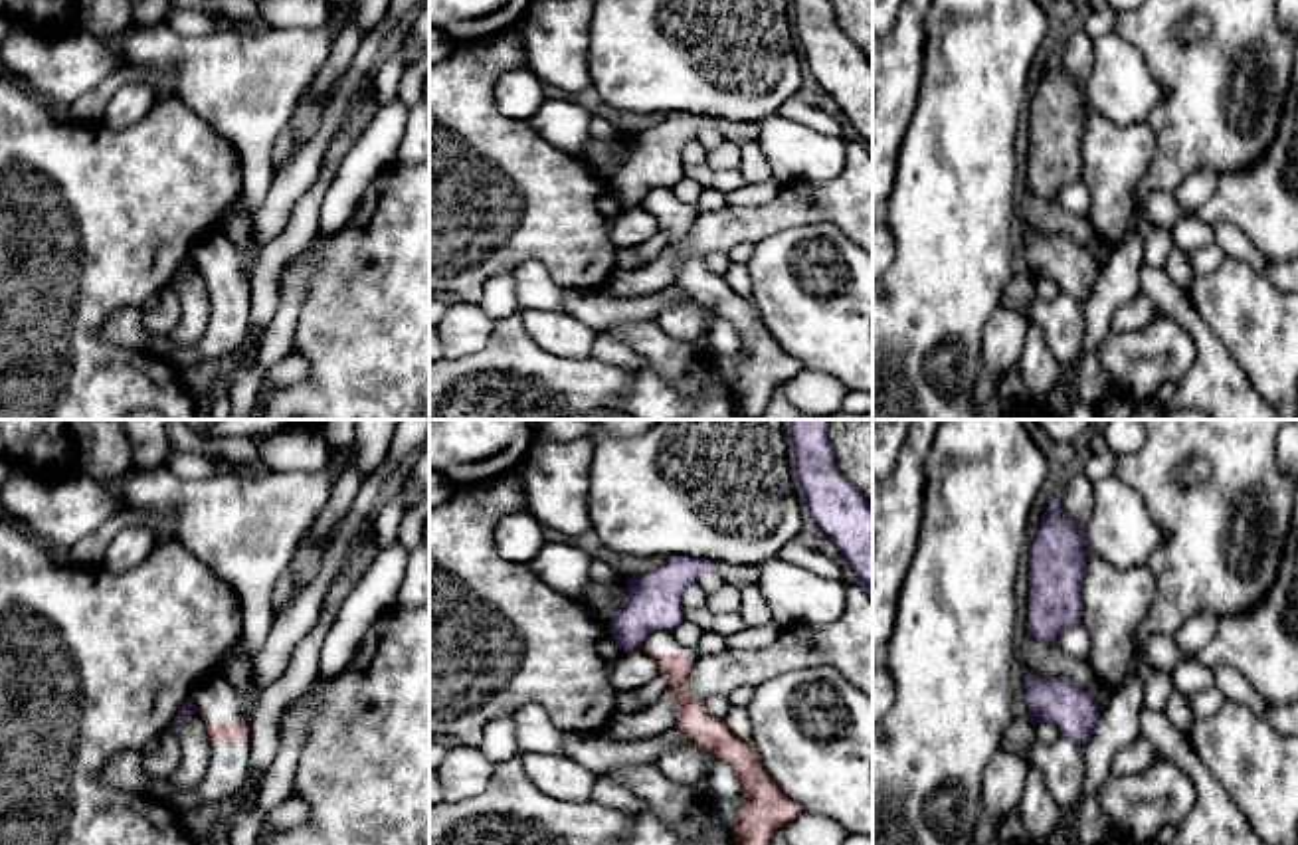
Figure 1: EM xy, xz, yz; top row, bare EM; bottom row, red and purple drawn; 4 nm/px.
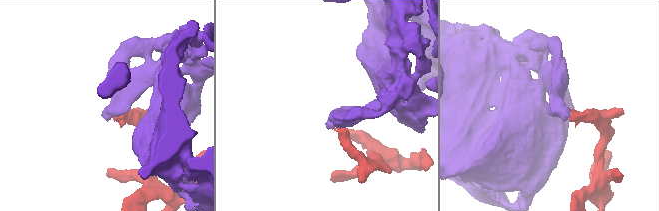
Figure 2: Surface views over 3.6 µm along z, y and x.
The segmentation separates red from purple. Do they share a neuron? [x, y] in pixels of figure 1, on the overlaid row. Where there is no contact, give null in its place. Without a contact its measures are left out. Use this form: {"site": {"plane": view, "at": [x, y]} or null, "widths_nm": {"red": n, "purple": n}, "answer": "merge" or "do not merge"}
{"site": {"plane": "xy", "at": [196, 709]}, "widths_nm": {"red": 20, "purple": 60}, "answer": "do not merge"}

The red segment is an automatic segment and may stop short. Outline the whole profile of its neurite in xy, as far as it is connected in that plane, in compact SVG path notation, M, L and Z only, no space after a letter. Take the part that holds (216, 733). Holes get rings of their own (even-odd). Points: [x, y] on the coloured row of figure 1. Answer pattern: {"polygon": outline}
{"polygon": "M210 671L194 685L190 699L210 742L210 764L202 782L188 792L176 792L166 778L144 776L144 792L180 817L192 807L230 798L249 772L251 712L239 693L222 675Z"}

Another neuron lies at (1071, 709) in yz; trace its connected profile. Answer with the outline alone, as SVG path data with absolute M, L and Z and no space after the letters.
M1023 675L1027 720L1031 724L1053 722L1061 736L1086 744L1094 734L1100 708L1092 697L1068 677L1043 679Z

